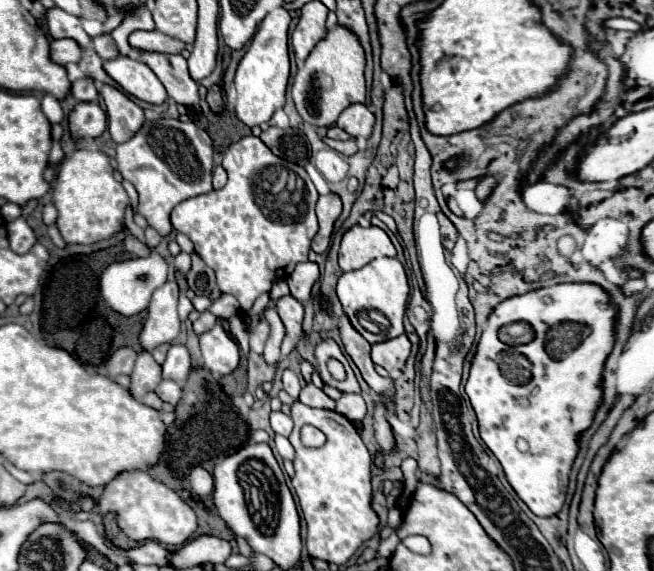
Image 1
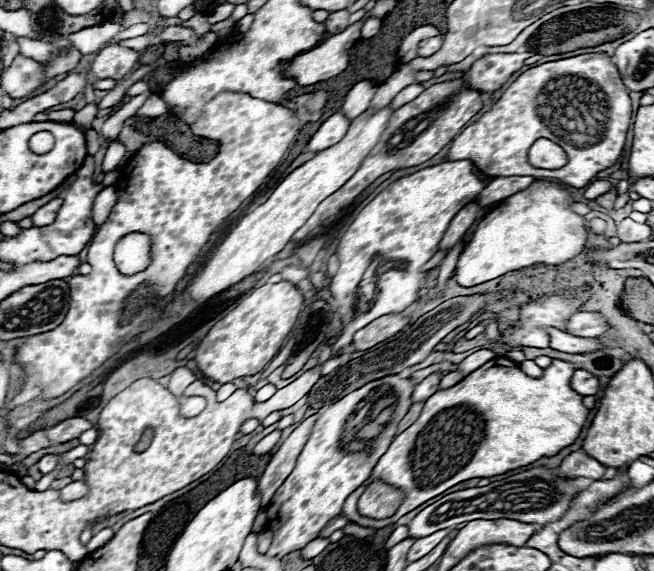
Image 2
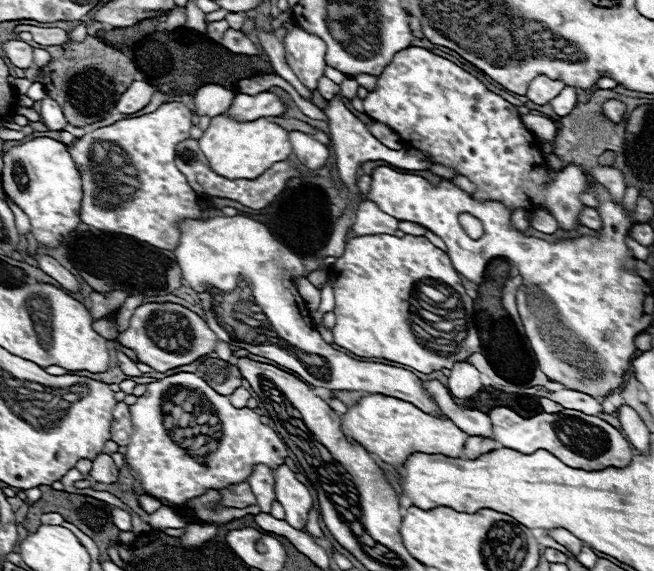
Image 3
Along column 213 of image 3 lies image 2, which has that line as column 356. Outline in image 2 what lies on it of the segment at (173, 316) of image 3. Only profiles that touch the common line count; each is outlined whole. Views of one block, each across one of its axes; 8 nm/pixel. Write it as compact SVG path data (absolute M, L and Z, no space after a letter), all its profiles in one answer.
M408 308L398 312L398 314L386 314L386 316L380 316L376 320L372 320L368 326L360 328L356 334L354 334L354 340L352 340L352 346L356 348L356 352L360 350L368 350L384 340L388 340L390 336L398 334L410 320L410 314L408 314Z

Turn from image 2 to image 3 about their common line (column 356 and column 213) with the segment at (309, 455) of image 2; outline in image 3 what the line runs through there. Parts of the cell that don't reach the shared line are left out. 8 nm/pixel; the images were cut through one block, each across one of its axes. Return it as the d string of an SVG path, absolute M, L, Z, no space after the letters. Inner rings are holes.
M178 372L178 374L166 376L162 380L148 384L148 390L144 392L144 396L140 396L136 400L136 404L132 404L128 408L130 408L134 432L130 436L130 444L126 450L126 462L128 462L134 478L138 478L142 482L142 486L146 488L146 494L150 494L152 498L160 500L164 506L170 506L170 508L182 506L188 498L200 496L208 488L220 490L230 484L246 480L256 462L262 462L274 470L290 454L290 450L284 444L284 440L280 438L280 434L274 428L262 424L260 414L256 414L252 408L234 408L230 404L228 396L218 394L214 388L210 388L210 384L204 378L196 376L194 372ZM176 384L182 384L190 390L200 390L202 394L206 394L206 398L214 404L214 410L222 422L222 438L218 442L218 448L214 452L210 452L204 462L198 462L190 454L186 454L186 450L180 448L168 436L168 432L162 424L164 414L160 410L160 398Z

